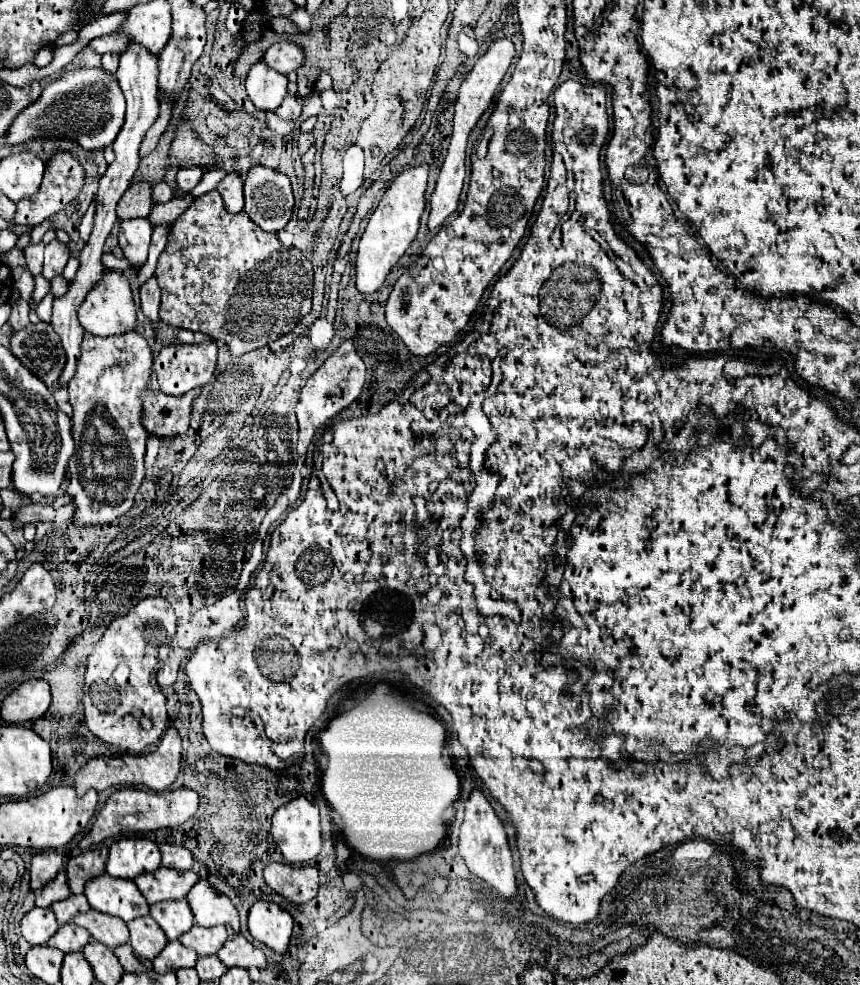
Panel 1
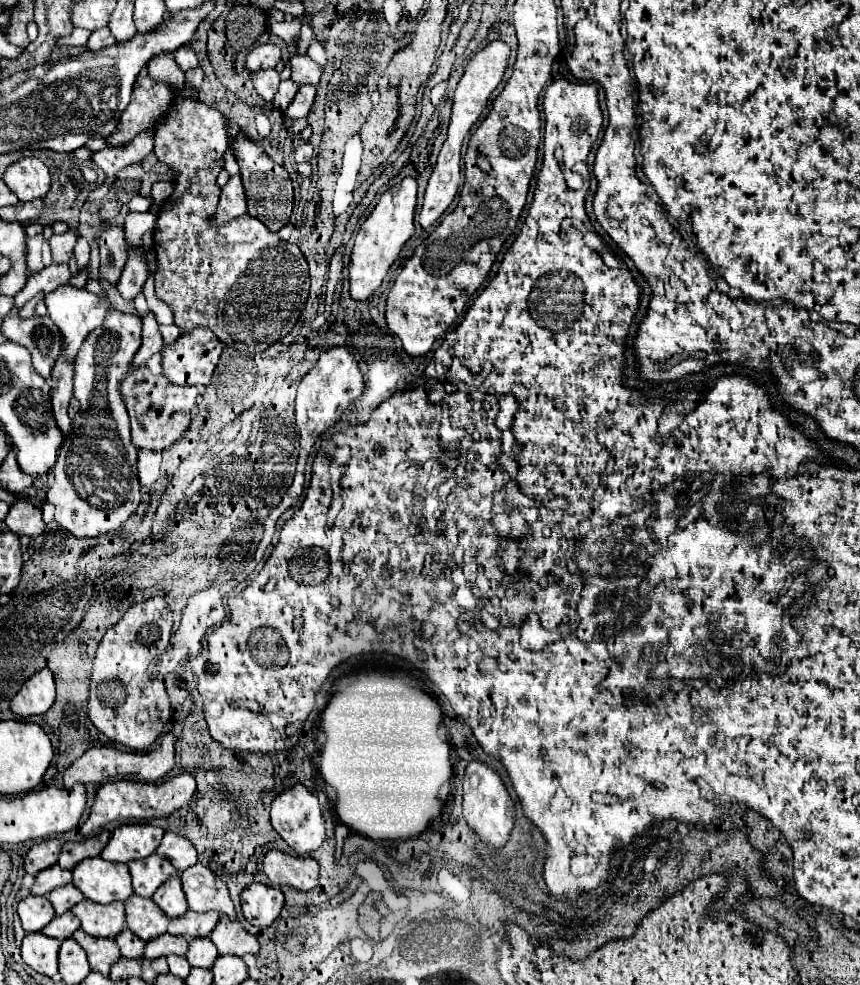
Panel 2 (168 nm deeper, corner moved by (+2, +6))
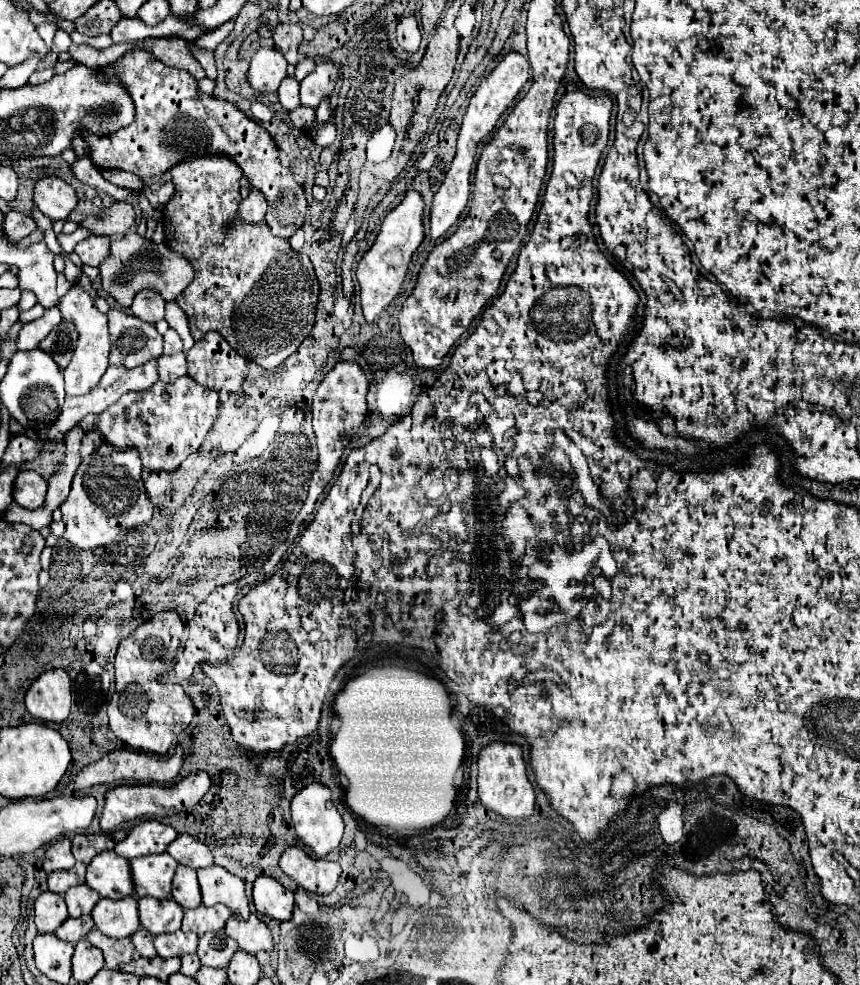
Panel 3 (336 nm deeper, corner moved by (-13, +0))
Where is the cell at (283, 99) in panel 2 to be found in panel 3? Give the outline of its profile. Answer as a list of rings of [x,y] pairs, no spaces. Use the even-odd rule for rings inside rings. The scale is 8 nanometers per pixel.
[[[329,59],[317,63],[313,73],[309,73],[301,81],[301,105],[317,109],[321,99],[331,97],[339,75],[341,75],[341,65],[339,63],[333,63]]]

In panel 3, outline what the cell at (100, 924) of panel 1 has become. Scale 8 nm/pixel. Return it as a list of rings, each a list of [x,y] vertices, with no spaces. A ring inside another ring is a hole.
[[[123,897],[119,901],[115,899],[99,899],[95,909],[91,911],[95,927],[113,939],[131,937],[139,927],[139,915],[137,915],[137,899]]]

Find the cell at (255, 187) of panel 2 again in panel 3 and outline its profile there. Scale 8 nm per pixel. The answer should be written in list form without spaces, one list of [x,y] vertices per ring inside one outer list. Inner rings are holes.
[[[149,51],[125,53],[115,61],[115,65],[105,67],[105,75],[119,77],[127,93],[131,93],[135,119],[131,125],[111,133],[109,137],[95,137],[87,131],[81,133],[89,143],[89,157],[95,167],[103,171],[129,171],[145,179],[161,175],[175,167],[175,163],[191,157],[225,155],[241,167],[251,187],[265,195],[269,203],[265,221],[277,237],[289,239],[303,225],[307,211],[303,187],[295,181],[293,173],[281,165],[273,137],[261,125],[243,115],[233,103],[201,93],[191,73],[163,65]]]

